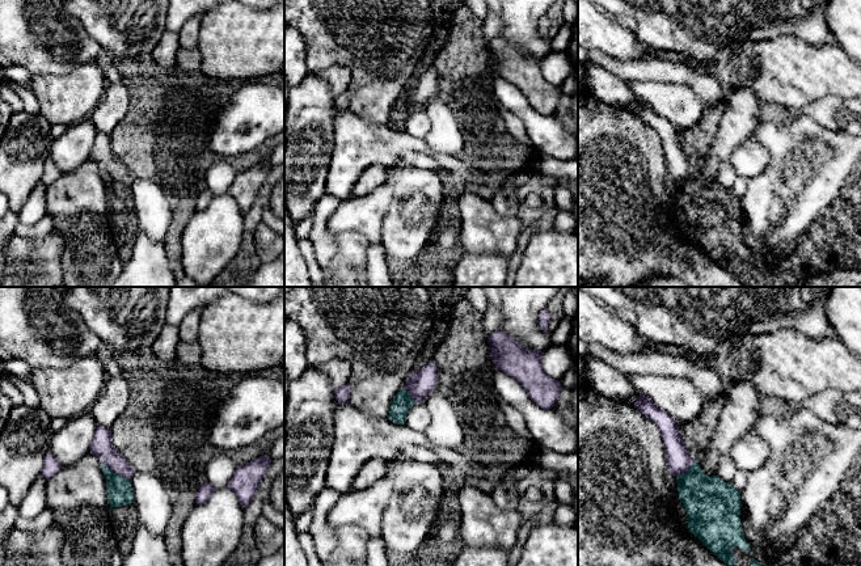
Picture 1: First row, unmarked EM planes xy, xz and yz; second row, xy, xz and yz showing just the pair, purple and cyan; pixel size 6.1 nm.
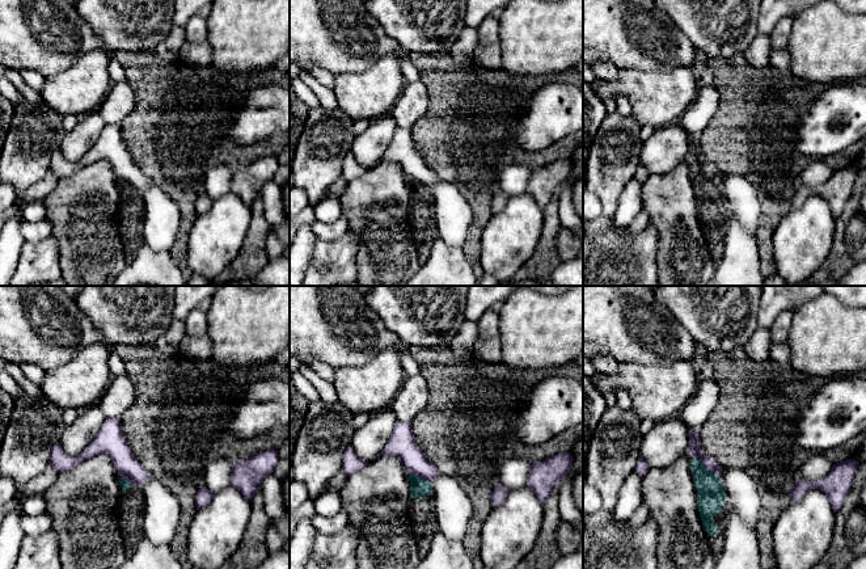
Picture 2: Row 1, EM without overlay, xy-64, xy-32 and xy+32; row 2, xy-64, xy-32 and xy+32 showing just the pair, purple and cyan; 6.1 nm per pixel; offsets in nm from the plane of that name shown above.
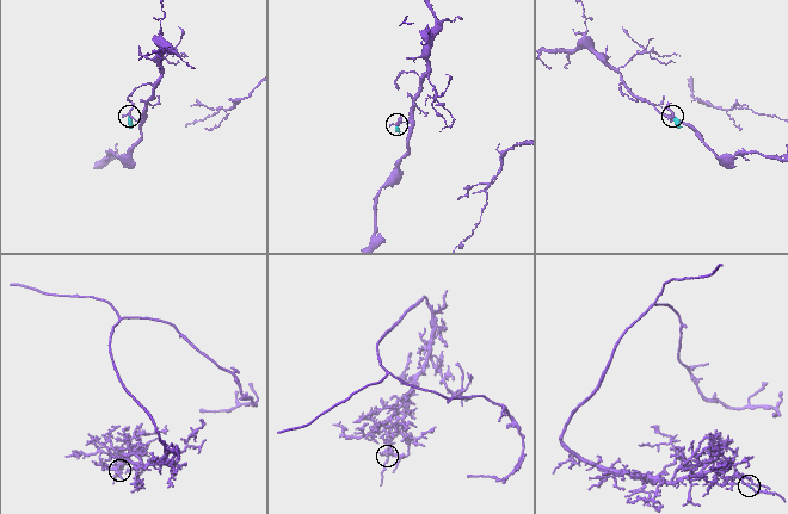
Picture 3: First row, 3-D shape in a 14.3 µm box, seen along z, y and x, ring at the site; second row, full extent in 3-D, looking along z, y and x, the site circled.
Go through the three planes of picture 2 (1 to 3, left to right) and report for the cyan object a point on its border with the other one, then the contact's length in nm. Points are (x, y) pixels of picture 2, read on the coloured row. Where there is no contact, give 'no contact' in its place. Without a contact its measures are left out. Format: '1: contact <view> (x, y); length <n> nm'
1: contact xy-64 (126, 479); length 80 nm
2: contact xy-32 (419, 476); length 150 nm
3: contact xy+32 (705, 466); length 220 nm

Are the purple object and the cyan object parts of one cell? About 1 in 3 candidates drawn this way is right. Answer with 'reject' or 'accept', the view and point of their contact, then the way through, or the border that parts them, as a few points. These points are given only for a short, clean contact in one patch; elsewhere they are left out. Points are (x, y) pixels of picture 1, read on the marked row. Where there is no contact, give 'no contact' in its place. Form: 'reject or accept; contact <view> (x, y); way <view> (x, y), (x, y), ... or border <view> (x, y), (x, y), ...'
reject; contact xy (115, 473); border xy (101, 461), (113, 472), (129, 480)

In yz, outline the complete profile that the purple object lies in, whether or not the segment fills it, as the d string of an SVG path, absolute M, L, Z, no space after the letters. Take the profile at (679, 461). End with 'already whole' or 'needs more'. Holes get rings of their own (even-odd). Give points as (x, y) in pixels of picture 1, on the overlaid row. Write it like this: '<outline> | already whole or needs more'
M641 393L638 400L634 402L634 407L637 407L646 418L653 421L659 428L668 472L676 477L688 472L695 460L685 449L678 422L664 410L655 406L643 393Z | already whole

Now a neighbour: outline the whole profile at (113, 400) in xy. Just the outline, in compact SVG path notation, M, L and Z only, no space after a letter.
M123 376L109 377L106 385L89 410L97 426L110 427L126 409L130 393Z

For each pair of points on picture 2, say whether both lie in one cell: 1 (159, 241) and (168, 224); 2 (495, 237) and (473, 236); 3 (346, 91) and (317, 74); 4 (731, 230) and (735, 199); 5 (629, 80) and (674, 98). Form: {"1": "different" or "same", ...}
{"1": "same", "2": "different", "3": "different", "4": "different", "5": "same"}

